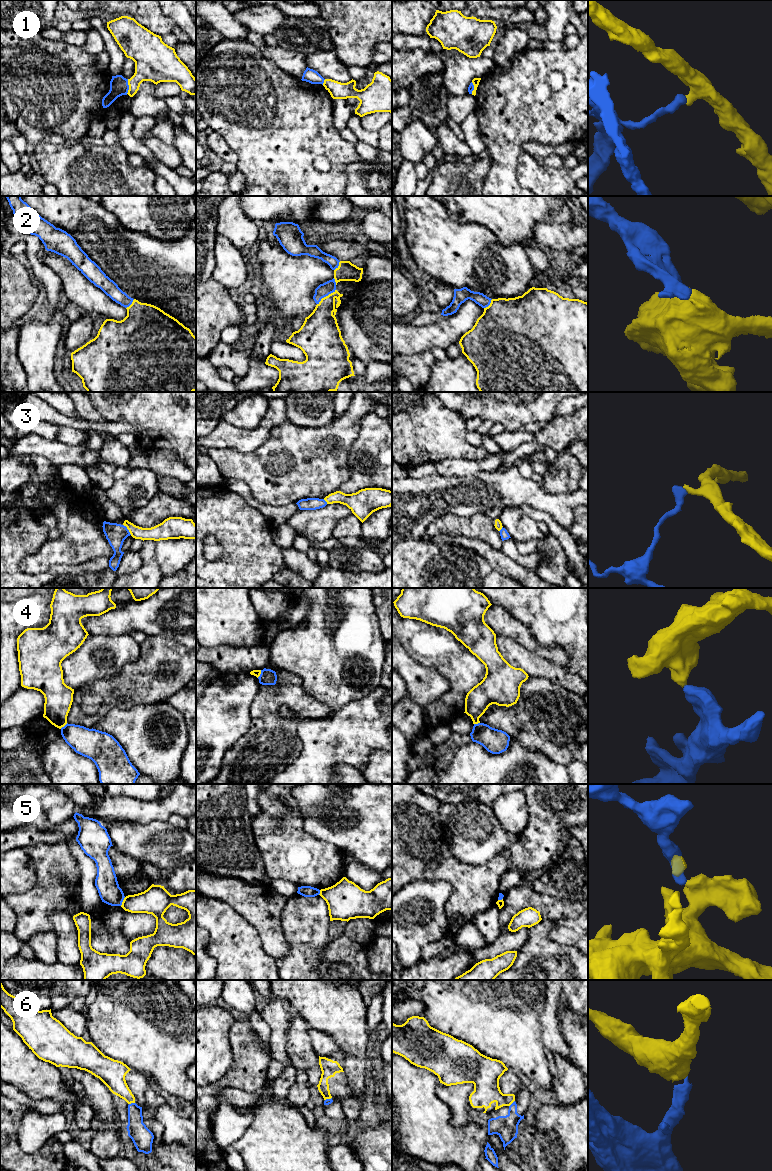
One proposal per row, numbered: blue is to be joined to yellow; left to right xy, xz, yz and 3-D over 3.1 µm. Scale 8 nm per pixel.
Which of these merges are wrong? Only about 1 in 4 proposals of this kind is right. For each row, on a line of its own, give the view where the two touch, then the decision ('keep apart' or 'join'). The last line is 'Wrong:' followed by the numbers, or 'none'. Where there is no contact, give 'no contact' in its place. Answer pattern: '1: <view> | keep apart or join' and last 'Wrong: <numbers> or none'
1: xy | keep apart
2: xz | join
3: xy | keep apart
4: xy | keep apart
5: xy | keep apart
6: xy | keep apart
Wrong: 1, 3, 4, 5, 6

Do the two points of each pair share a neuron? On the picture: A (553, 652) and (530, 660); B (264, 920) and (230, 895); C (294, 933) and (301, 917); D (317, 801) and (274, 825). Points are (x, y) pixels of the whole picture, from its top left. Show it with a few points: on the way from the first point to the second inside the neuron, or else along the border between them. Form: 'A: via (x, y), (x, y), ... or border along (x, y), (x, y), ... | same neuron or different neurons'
A: border along (521, 645), (563, 666) | different neurons
B: via (256, 912), (238, 895) | same neuron
C: via (298, 929), (301, 926), (301, 921) | same neuron
D: border along (291, 794), (297, 802), (303, 828), (308, 833) | different neurons

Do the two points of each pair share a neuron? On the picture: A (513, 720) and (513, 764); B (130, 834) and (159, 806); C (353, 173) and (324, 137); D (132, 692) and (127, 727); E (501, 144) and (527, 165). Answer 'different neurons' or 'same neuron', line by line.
A: different neurons
B: different neurons
C: different neurons
D: different neurons
E: different neurons

